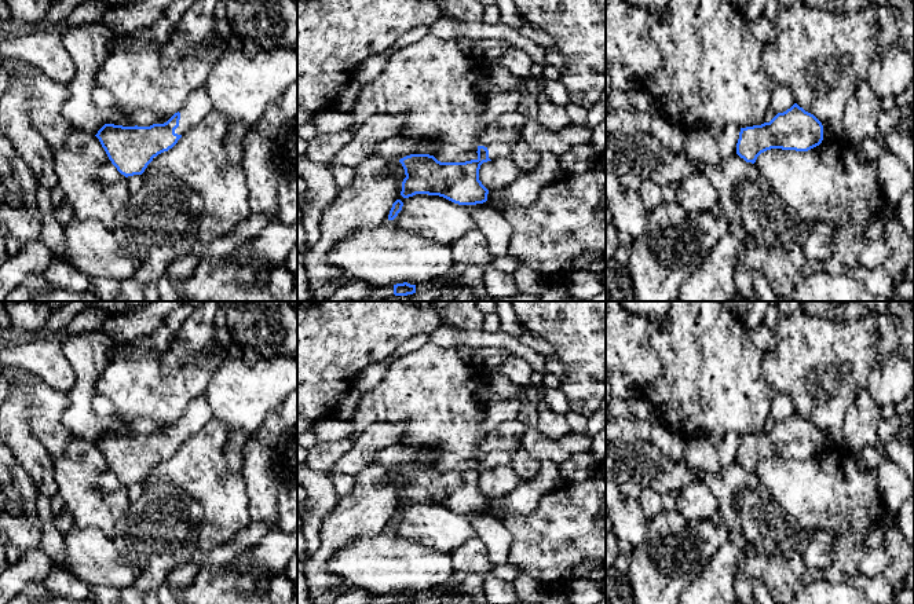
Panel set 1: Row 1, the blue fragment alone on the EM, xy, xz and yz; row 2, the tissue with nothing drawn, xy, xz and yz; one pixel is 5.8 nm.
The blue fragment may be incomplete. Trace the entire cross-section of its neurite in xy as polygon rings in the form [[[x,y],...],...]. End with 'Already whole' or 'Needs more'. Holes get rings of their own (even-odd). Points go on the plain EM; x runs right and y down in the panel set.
[[[204,395],[194,398],[184,414],[164,432],[123,435],[105,432],[95,443],[109,468],[125,486],[142,483],[158,462],[178,449],[213,418]]]. Needs more

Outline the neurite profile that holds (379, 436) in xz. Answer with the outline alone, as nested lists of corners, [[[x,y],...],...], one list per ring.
[[[372,424],[355,439],[352,449],[336,462],[330,473],[358,475],[373,464],[377,453],[401,444],[405,431],[403,424]]]

